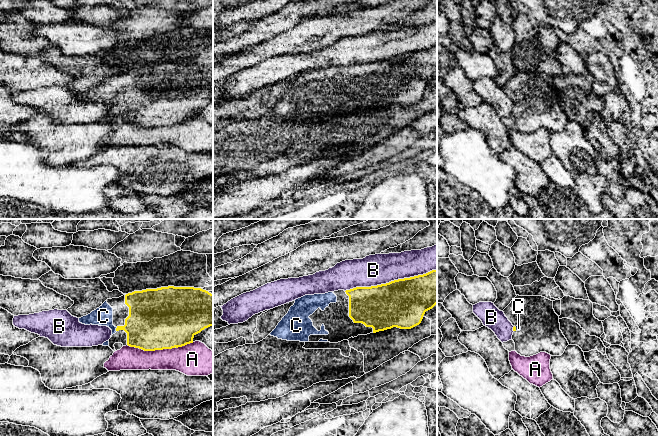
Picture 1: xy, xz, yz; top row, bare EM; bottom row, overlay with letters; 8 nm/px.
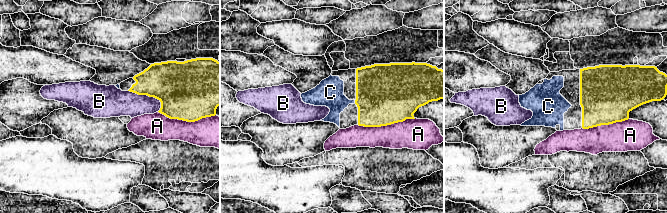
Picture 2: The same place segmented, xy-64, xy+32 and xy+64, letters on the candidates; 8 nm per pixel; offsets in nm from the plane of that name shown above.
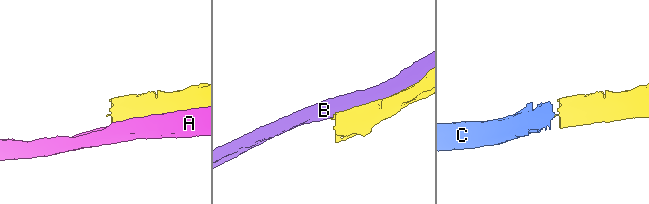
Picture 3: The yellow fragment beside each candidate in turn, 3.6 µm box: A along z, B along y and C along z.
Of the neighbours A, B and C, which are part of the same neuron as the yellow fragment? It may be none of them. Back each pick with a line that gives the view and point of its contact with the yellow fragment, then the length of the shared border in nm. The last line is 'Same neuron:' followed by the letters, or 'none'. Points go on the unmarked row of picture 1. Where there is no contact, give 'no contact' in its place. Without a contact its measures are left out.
C: xy (116, 105) | 40 nm
Same neuron: C

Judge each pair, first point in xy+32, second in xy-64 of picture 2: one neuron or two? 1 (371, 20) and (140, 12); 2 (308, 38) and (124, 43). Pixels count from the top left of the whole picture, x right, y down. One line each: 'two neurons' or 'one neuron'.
1: two neurons
2: one neuron

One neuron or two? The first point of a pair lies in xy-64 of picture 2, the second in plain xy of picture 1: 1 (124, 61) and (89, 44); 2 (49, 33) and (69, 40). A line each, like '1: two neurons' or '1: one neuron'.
1: two neurons
2: two neurons

